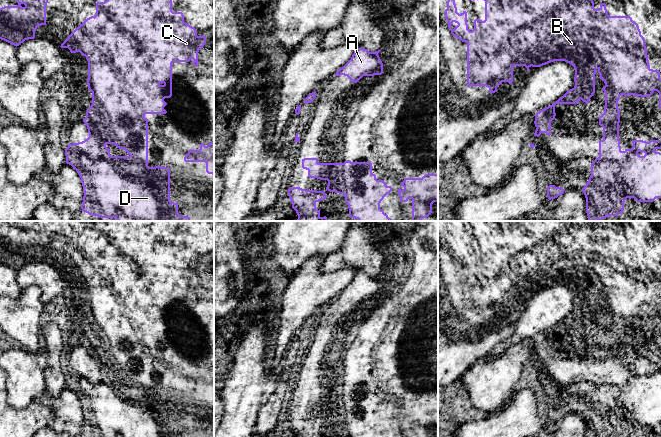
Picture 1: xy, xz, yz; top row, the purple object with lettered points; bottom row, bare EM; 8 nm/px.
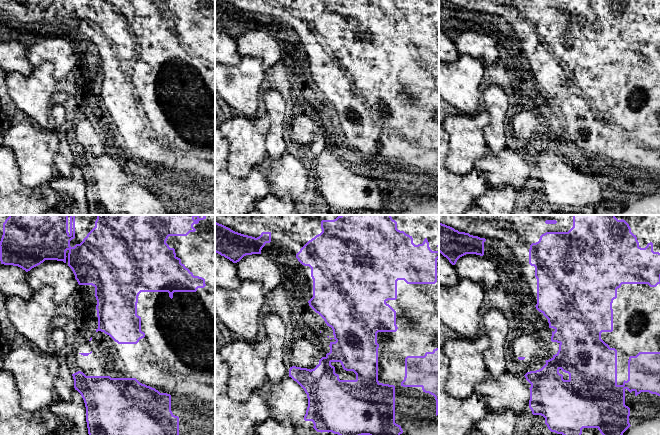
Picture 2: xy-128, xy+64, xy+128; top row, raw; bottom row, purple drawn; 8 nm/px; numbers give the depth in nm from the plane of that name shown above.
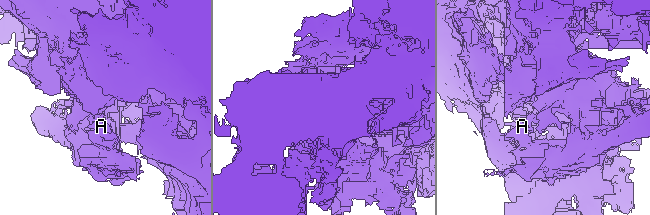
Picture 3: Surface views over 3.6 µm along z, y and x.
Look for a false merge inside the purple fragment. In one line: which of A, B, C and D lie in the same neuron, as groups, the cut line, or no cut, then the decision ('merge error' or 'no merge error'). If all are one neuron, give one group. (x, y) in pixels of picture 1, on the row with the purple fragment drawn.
groups A B C / D; cut xz (317, 163), (313, 168), (322, 170), (326, 179); merge error

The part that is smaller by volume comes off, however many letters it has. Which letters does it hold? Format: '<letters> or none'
D

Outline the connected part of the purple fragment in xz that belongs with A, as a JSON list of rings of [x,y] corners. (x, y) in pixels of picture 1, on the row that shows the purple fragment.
[[[355,48],[351,59],[340,68],[335,76],[347,76],[351,82],[357,83],[363,76],[381,75],[383,63],[378,55],[381,51],[369,52],[365,48]]]

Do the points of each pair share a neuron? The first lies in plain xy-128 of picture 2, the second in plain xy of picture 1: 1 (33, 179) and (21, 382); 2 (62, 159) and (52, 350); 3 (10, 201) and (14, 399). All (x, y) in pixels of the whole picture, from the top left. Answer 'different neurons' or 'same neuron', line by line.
1: same neuron
2: same neuron
3: different neurons

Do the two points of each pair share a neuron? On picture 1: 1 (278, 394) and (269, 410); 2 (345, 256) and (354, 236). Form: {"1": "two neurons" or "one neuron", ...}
{"1": "one neuron", "2": "one neuron"}

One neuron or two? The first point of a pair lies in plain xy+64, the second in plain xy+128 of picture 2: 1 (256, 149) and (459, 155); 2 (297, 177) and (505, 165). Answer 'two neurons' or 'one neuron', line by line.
1: one neuron
2: one neuron

